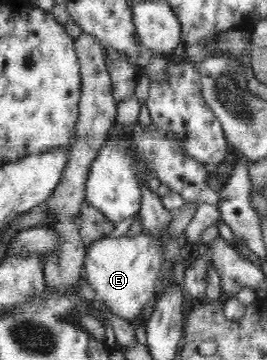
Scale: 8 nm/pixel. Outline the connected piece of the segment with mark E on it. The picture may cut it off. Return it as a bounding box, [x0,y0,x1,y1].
[83,231,164,322]

